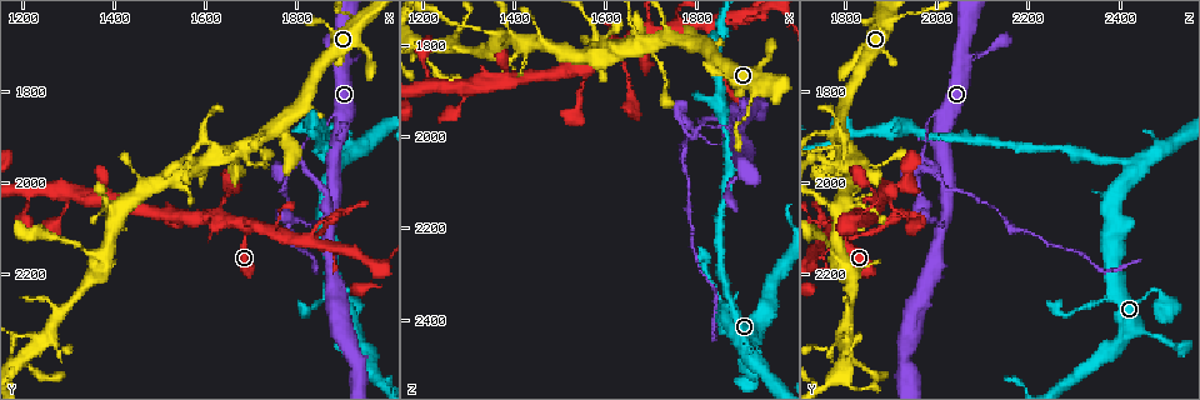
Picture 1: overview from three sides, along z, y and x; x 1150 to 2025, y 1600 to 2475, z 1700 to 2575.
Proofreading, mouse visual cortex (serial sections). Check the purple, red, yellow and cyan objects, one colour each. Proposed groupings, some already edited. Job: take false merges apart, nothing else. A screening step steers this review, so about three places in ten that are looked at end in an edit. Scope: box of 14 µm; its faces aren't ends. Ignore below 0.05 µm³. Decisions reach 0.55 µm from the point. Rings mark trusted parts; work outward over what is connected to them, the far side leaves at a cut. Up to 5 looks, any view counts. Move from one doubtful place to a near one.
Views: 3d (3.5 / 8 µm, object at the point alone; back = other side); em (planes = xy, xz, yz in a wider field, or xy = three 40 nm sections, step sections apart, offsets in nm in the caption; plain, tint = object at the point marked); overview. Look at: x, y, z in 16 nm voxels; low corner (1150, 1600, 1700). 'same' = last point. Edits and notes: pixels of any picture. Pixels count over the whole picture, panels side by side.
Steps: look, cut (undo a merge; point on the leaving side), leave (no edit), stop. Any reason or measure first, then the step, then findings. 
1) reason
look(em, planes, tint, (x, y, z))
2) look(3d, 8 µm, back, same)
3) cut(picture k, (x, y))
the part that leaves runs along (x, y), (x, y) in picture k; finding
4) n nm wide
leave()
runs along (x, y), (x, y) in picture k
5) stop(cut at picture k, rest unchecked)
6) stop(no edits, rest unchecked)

thin arm on a thick one
look(3d, 3.5 µm, (1865, 2255, 2365))

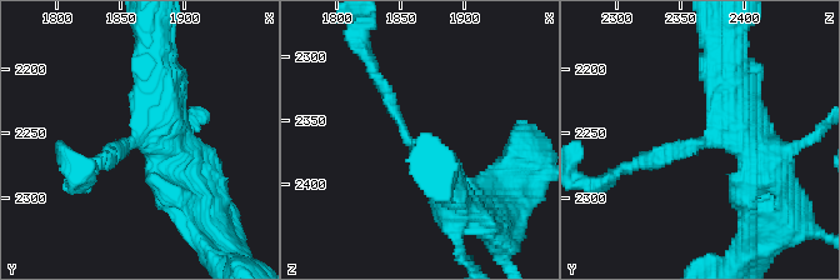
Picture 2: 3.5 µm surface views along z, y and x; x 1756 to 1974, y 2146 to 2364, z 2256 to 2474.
3 arms; arms of 200, 450, 500 nm
look(em, xy, step 3, tint, (1860, 2252, 2372))

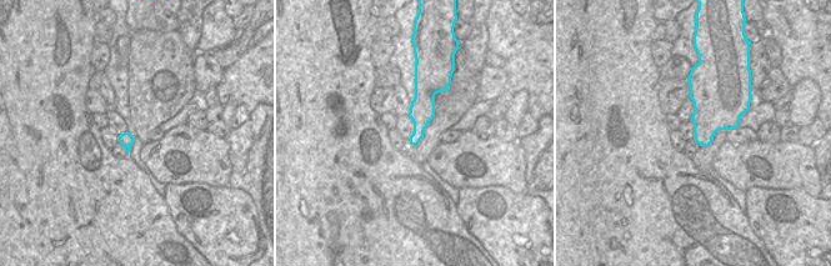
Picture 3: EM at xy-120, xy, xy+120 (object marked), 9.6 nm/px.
leave()
runs along (451, 199), (409, 141), (381, 84) in picture 2; one cell here

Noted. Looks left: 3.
thin arm on a thick one
look(3d, 8 µm, (1885, 1855, 2000))

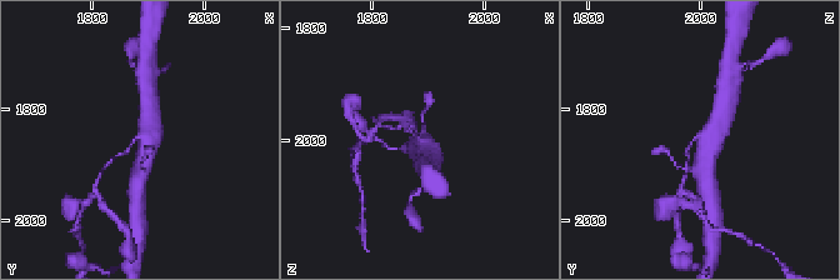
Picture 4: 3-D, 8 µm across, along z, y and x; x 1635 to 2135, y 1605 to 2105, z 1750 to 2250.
3 arms; arms of 100, 500, 600 nm; need the tissue
look(em, planes, tint, (1885, 1850, 2000))

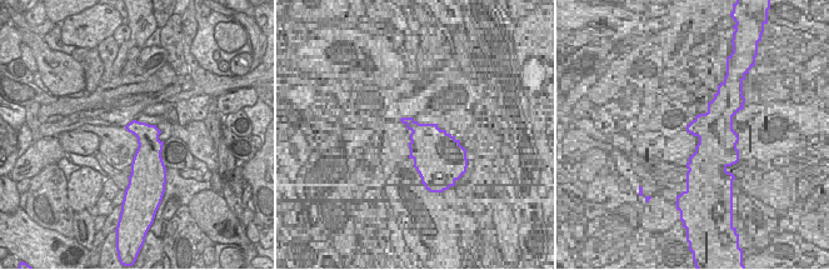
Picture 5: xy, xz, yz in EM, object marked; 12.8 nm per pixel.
leave()
runs along (724, 111), (708, 136), (708, 170) in picture 4; continuous, no second cell

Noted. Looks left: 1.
stop(no edits, rest unchecked)

